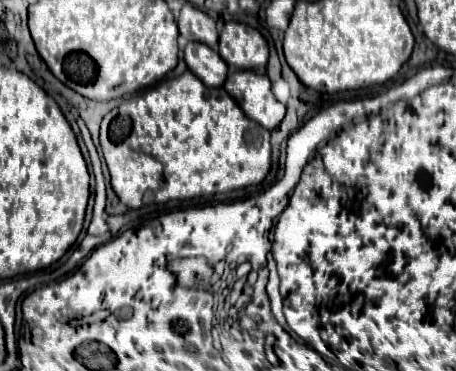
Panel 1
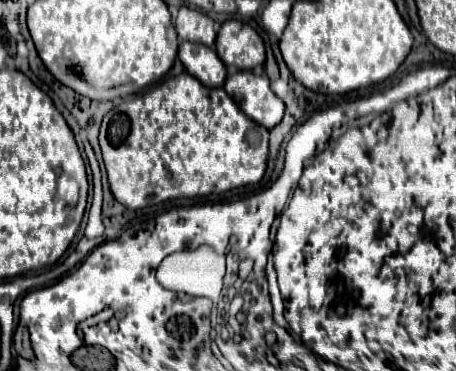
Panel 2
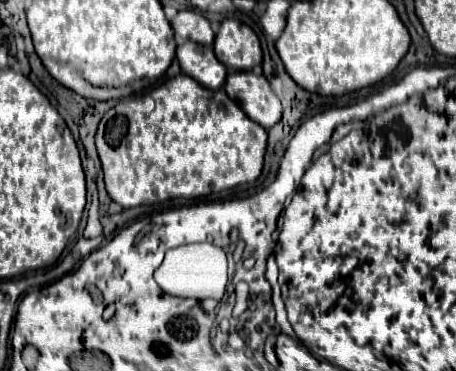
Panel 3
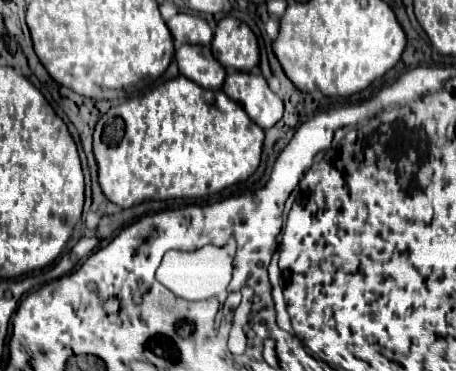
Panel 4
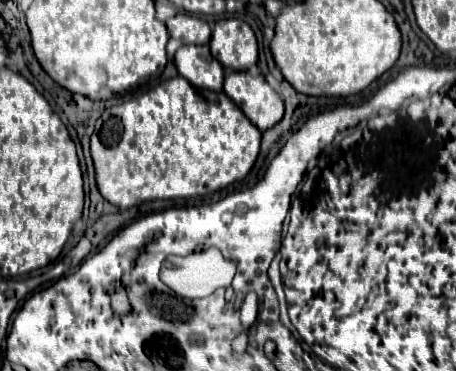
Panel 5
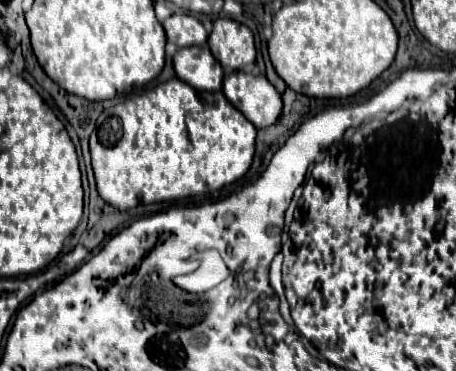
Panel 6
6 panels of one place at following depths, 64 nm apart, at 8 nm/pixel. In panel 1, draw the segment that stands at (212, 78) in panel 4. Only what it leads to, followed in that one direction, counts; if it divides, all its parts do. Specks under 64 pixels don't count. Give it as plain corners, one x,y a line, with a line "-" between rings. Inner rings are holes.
188,42
184,48
184,62
194,76
208,84
208,88
220,88
226,80
228,66
220,60
220,54
206,44

